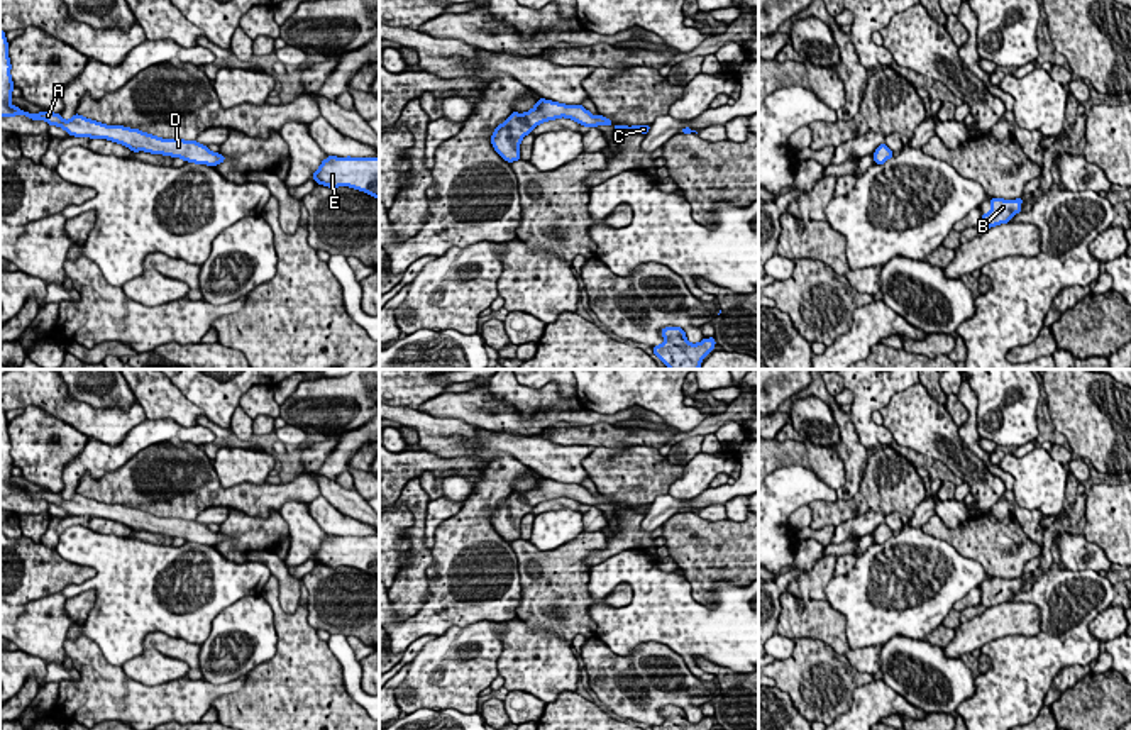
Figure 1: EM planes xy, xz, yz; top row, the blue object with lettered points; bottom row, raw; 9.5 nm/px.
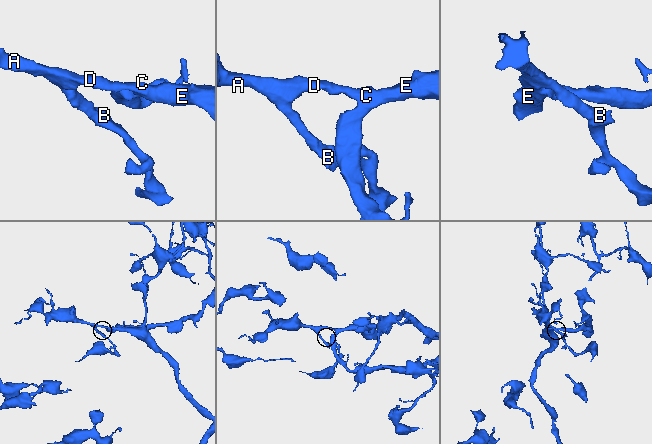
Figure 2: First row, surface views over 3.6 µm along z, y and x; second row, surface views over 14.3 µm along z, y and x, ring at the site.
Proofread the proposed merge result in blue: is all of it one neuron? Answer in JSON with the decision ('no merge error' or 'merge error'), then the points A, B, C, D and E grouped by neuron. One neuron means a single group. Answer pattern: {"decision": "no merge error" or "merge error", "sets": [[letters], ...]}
{"decision": "no merge error", "sets": [["A", "B", "C", "D", "E"]]}

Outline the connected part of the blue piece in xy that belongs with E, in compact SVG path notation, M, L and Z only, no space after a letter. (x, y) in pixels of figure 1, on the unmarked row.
M328 535L313 552L318 564L349 566L379 579L379 537Z

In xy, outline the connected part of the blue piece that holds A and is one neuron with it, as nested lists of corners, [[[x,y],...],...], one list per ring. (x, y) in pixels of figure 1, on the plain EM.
[[[0,408],[0,496],[25,495],[32,500],[46,500],[49,505],[58,505],[74,517],[107,518],[134,532],[146,530],[151,534],[181,537],[185,542],[217,545],[225,540],[225,535],[212,532],[208,525],[198,523],[196,520],[163,518],[139,508],[100,503],[78,493],[64,500],[61,493],[52,493],[49,489],[29,493],[14,486],[10,478],[15,466],[10,456],[12,444],[7,429],[8,422],[5,412]]]

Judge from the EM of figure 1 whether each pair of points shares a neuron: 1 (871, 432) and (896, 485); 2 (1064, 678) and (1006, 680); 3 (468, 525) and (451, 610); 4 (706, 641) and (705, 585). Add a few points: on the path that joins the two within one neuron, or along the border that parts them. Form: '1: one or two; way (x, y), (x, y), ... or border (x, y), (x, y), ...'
1: two; border (889, 444), (882, 444), (877, 449)
2: two; border (1089, 664), (1065, 666), (1055, 678), (1043, 705)
3: one; way (466, 546), (444, 575), (444, 590)
4: two; border (684, 578), (689, 583), (691, 595), (705, 605)

